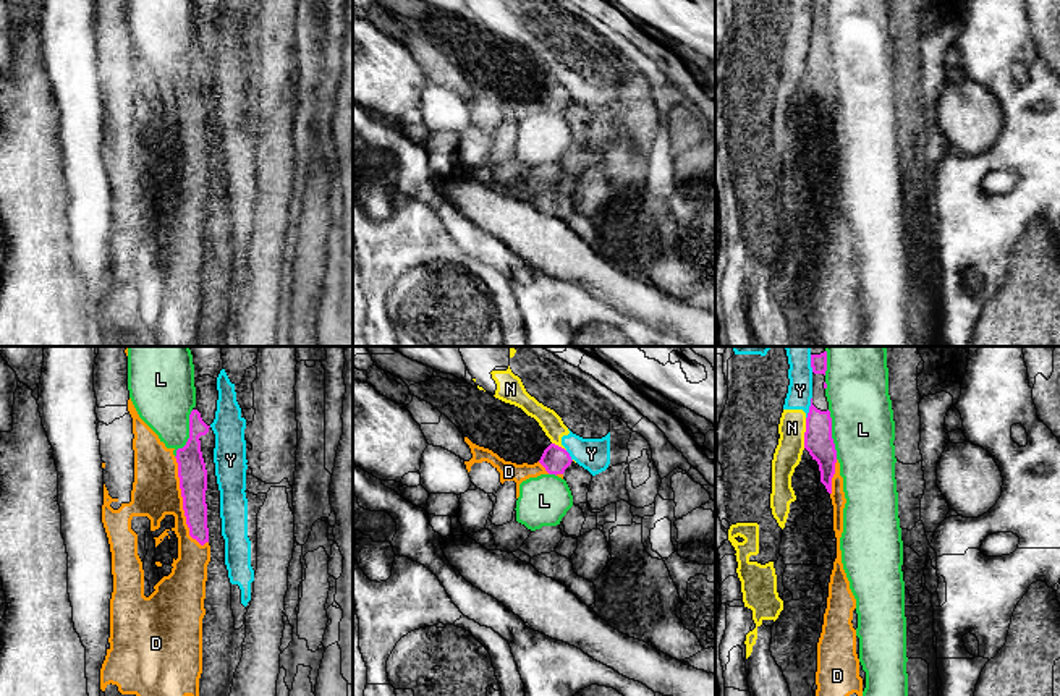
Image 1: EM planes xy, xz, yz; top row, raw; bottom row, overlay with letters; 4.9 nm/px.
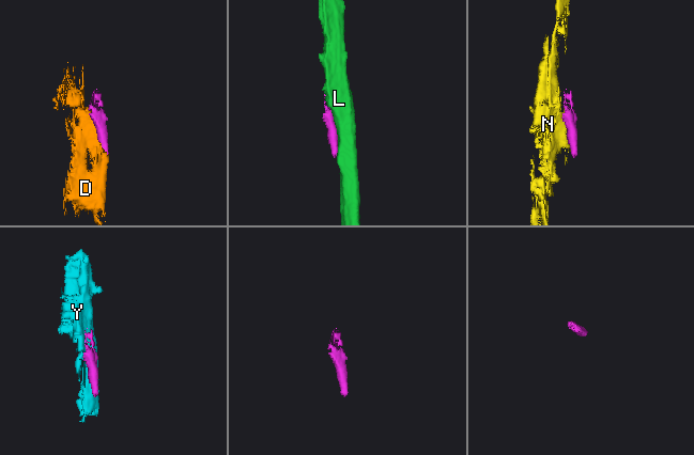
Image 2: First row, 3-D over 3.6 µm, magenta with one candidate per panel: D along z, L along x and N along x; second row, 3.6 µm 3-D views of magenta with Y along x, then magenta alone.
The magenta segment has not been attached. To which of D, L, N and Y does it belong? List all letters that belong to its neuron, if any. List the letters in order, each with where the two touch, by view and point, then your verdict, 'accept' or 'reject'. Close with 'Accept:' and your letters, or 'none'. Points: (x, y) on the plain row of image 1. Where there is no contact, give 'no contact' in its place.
D: xy (183, 140) | accept
L: xy (190, 72) | reject
N: yz (805, 70) | reject
Y: yz (809, 46) | reject
Accept: D

